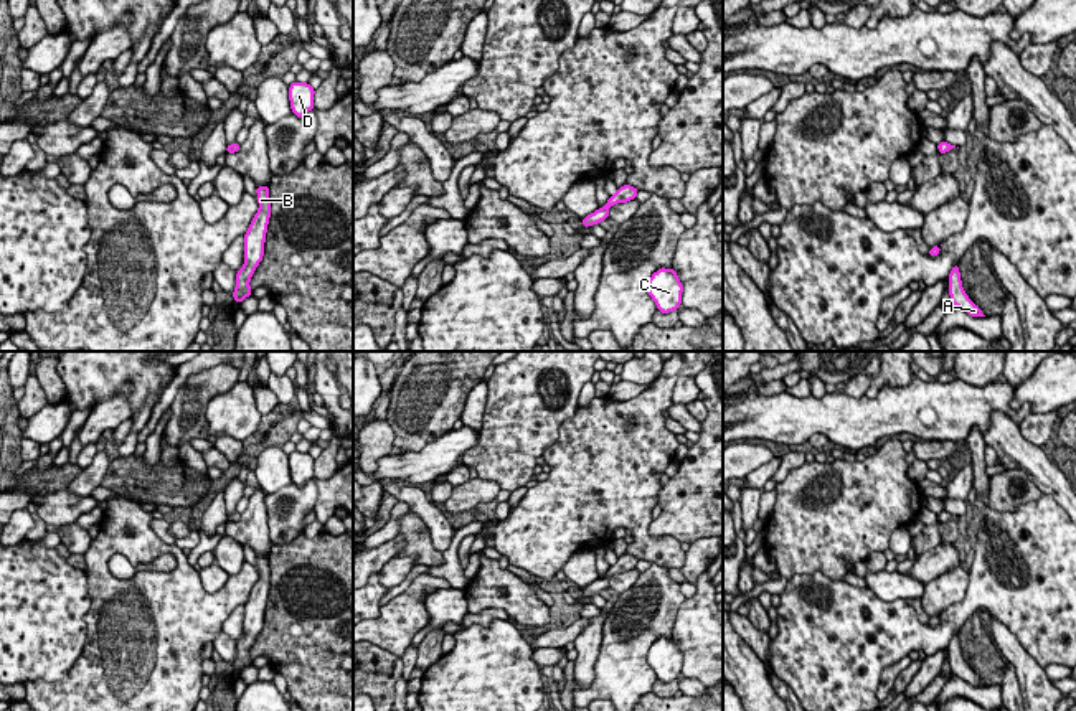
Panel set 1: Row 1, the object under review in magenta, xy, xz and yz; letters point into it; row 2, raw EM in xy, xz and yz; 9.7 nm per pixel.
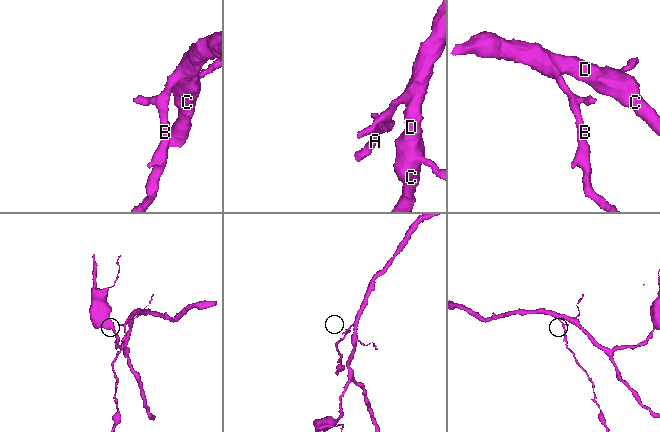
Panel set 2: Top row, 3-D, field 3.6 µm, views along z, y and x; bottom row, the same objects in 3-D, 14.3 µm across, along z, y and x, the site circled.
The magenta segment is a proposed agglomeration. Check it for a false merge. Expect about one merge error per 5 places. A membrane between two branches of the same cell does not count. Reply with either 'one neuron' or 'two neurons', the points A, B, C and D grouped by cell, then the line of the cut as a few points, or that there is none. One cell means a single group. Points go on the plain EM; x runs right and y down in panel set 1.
one neuron | A B C D | no cut

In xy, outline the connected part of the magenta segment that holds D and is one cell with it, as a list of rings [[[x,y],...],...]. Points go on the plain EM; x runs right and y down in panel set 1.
[[[294,450],[289,455],[289,470],[292,483],[304,487],[309,480],[315,478],[314,475],[315,459],[309,452]]]

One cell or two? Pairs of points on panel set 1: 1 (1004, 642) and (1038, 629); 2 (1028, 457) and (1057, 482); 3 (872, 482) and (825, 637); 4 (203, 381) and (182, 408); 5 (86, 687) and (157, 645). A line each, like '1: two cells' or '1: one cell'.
1: two cells
2: one cell
3: two cells
4: one cell
5: one cell

